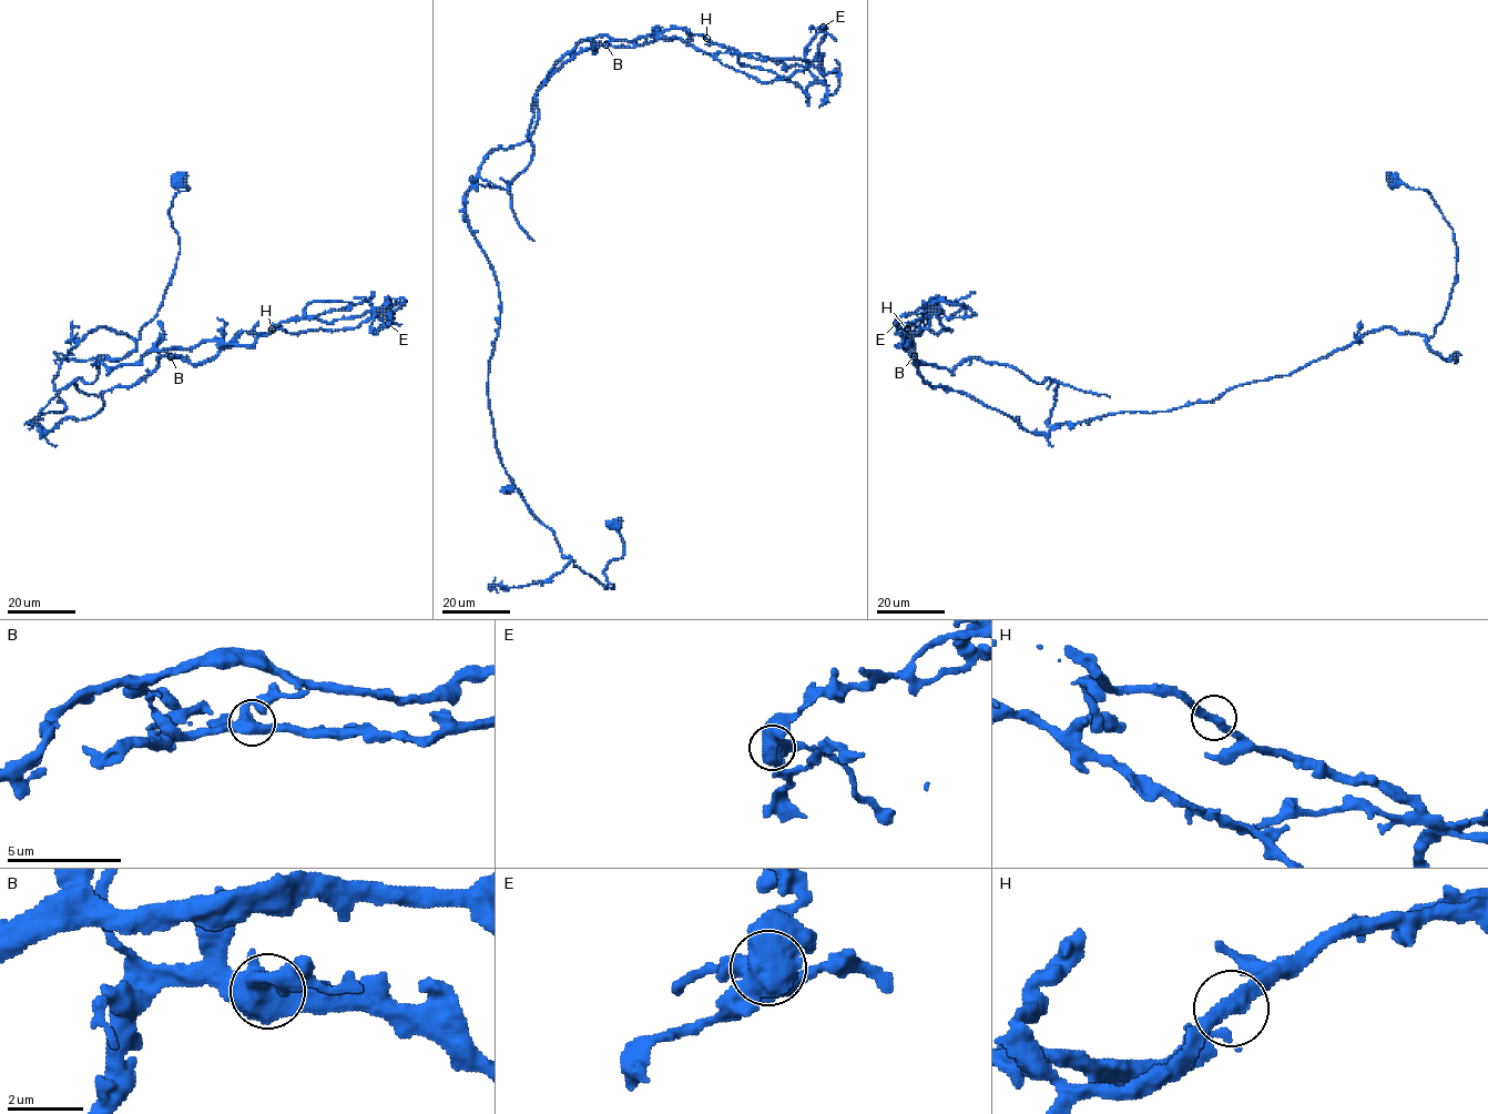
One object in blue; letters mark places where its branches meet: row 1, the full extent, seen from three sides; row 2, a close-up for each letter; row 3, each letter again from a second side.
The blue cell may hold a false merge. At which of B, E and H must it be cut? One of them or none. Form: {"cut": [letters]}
{"cut": ["E"]}

